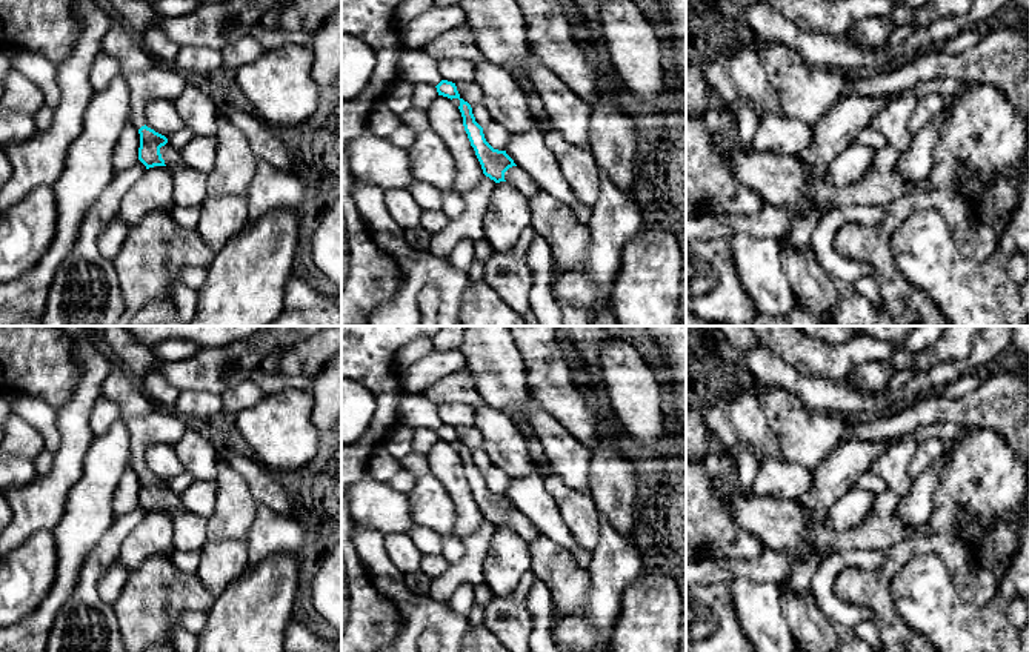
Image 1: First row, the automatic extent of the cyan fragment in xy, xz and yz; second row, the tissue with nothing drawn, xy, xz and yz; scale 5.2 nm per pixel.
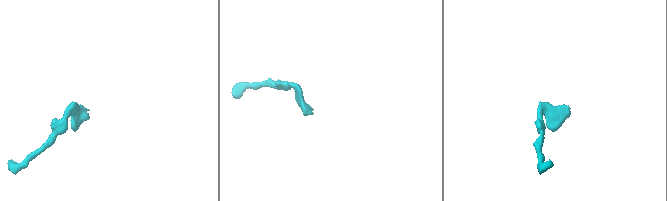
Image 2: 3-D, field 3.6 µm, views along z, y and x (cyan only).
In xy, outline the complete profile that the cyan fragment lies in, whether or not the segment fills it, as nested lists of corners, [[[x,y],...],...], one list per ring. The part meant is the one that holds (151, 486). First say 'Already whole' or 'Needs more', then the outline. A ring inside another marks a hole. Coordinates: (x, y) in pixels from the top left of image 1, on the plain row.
Needs more. [[[146,469],[138,474],[138,478],[138,504],[146,514],[166,511],[172,520],[172,547],[181,552],[201,551],[206,543],[208,520],[189,512],[165,480]]]

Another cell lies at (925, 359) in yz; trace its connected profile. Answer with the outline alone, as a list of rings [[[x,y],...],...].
[[[931,346],[914,354],[914,363],[911,369],[923,372],[935,366],[938,361],[938,355],[935,349]]]

